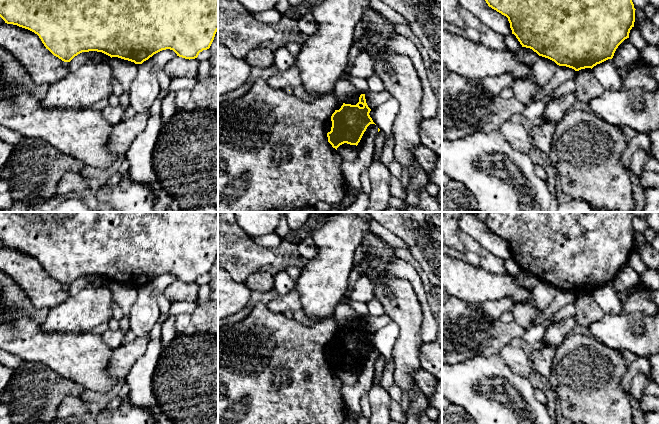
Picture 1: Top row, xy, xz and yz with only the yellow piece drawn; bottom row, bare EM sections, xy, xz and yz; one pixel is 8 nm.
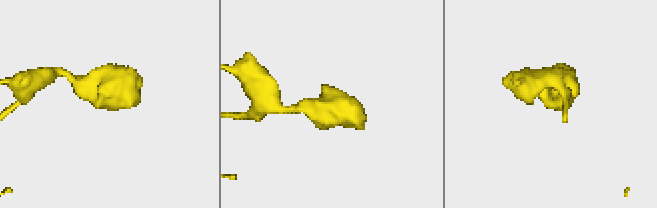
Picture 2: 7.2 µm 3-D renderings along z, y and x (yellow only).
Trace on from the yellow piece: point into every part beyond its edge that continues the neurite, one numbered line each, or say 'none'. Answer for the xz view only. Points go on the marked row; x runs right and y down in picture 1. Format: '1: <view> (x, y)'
none

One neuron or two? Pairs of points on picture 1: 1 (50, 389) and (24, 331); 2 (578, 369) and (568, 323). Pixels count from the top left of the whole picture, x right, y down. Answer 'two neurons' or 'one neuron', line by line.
1: two neurons
2: two neurons

